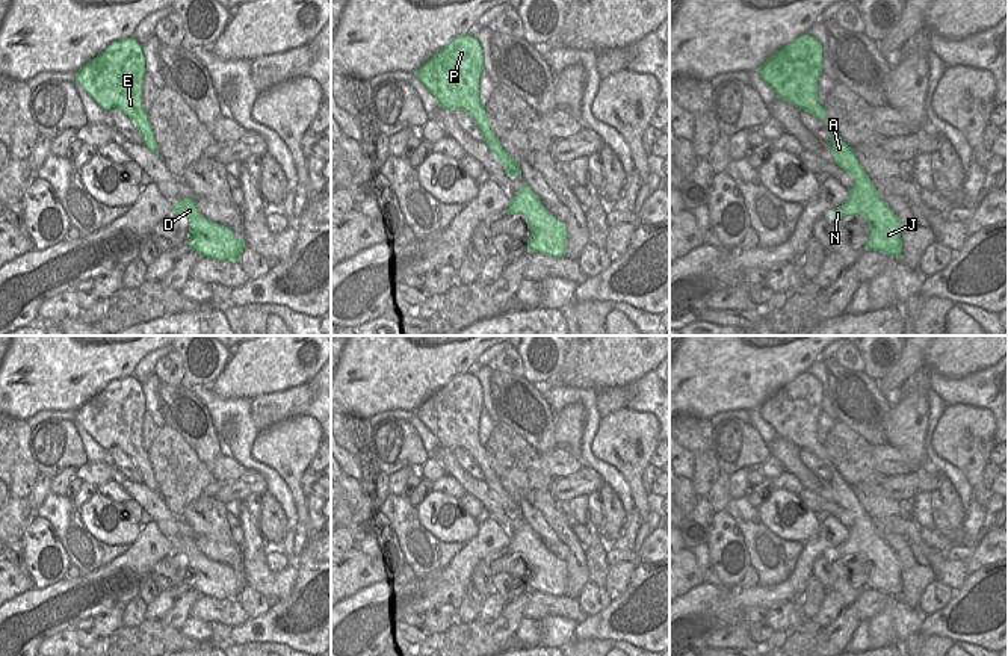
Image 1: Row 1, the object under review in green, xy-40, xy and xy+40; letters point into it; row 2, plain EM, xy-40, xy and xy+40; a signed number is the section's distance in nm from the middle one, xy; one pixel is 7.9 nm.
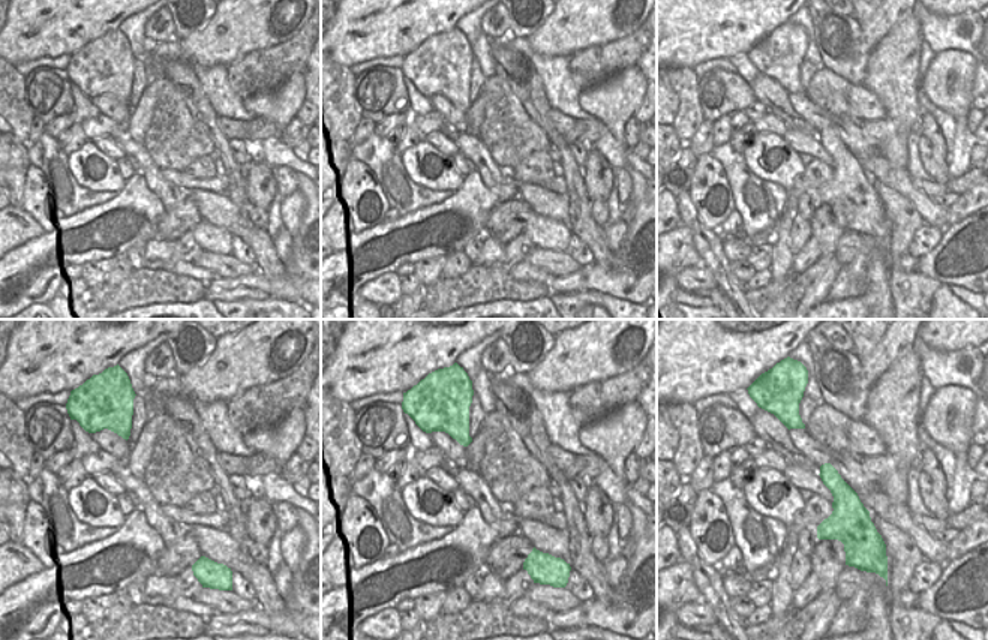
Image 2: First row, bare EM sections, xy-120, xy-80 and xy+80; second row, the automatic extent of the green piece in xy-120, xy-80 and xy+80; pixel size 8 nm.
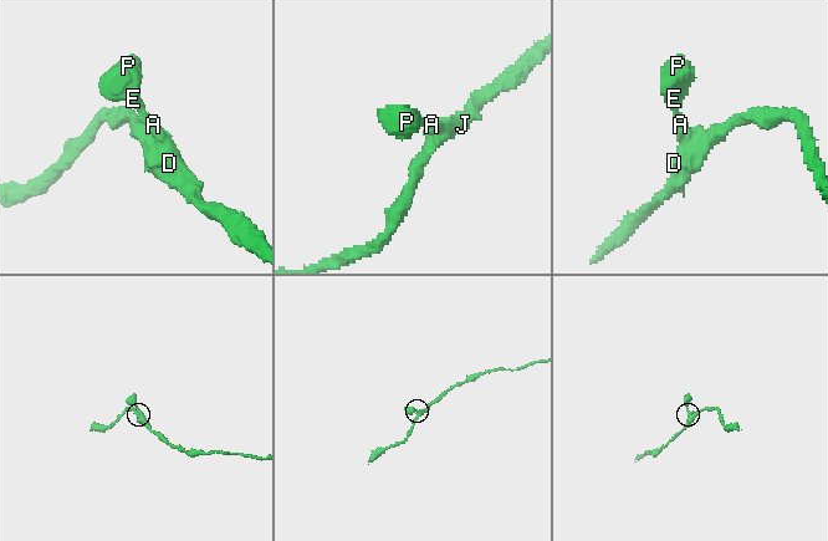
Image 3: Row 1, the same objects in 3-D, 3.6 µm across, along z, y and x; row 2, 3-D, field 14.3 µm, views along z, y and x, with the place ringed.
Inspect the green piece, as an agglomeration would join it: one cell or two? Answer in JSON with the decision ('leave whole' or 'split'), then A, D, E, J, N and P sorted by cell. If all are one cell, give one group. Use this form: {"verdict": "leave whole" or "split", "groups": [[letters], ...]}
{"verdict": "leave whole", "groups": [["A", "D", "E", "J", "N", "P"]]}

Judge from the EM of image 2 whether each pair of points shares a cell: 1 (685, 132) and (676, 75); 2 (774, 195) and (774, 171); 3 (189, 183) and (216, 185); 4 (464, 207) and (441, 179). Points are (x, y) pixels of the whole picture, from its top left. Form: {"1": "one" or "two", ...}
{"1": "one", "2": "two", "3": "one", "4": "two"}

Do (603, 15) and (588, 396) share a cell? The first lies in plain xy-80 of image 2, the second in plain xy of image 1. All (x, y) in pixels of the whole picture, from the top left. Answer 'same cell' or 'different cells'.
different cells

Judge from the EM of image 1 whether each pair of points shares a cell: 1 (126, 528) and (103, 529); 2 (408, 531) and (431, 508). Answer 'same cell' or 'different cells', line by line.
1: same cell
2: different cells

